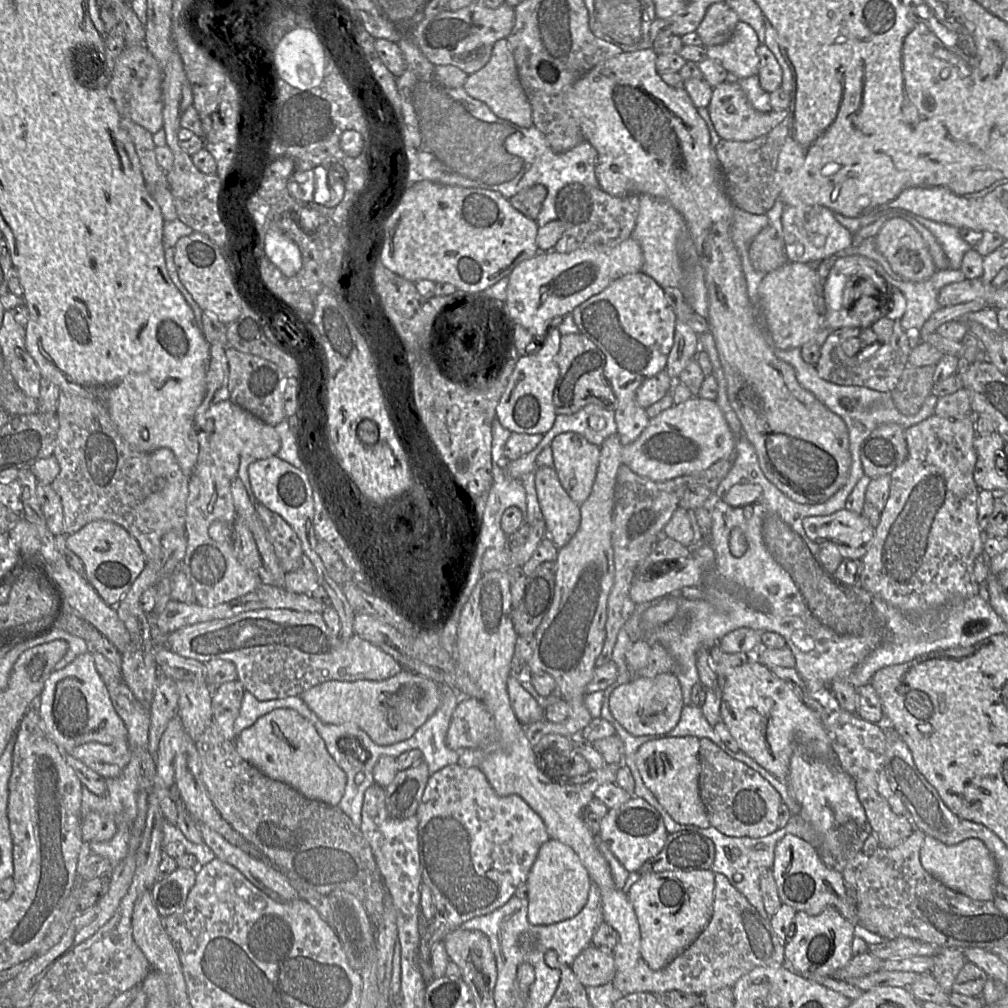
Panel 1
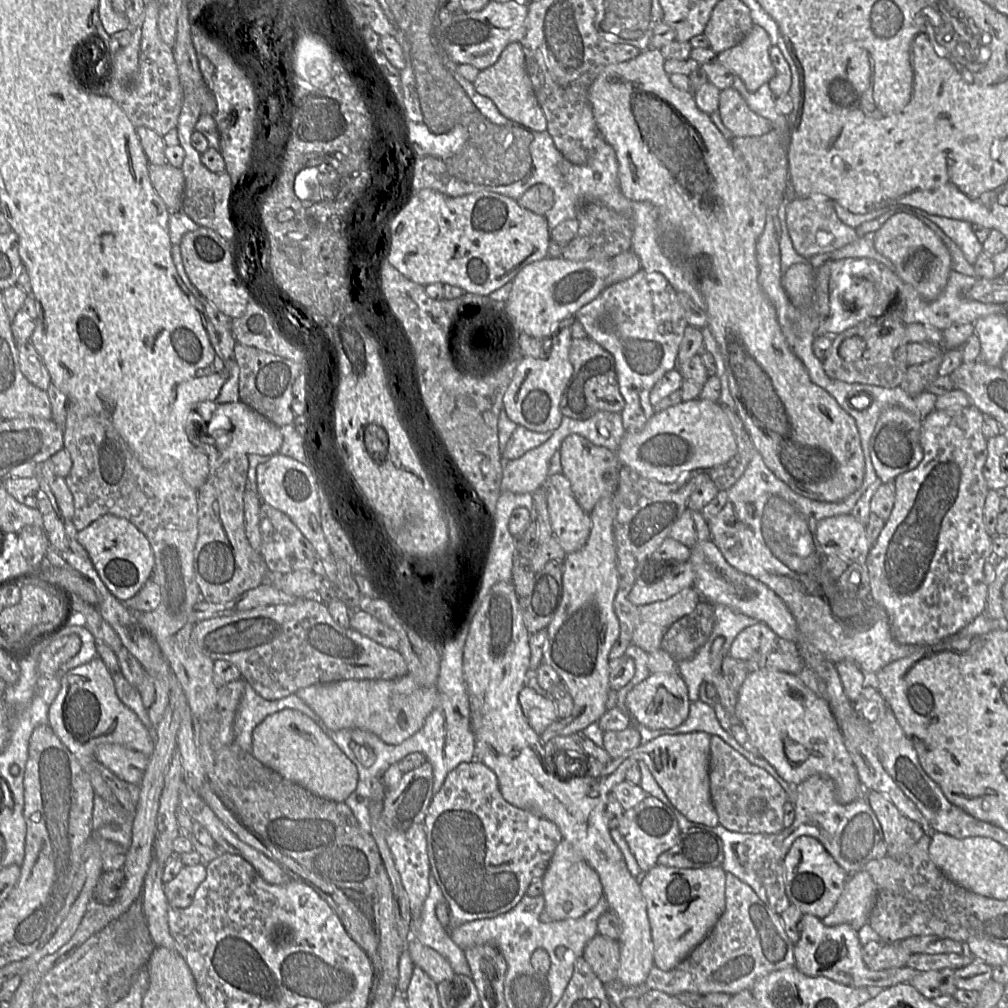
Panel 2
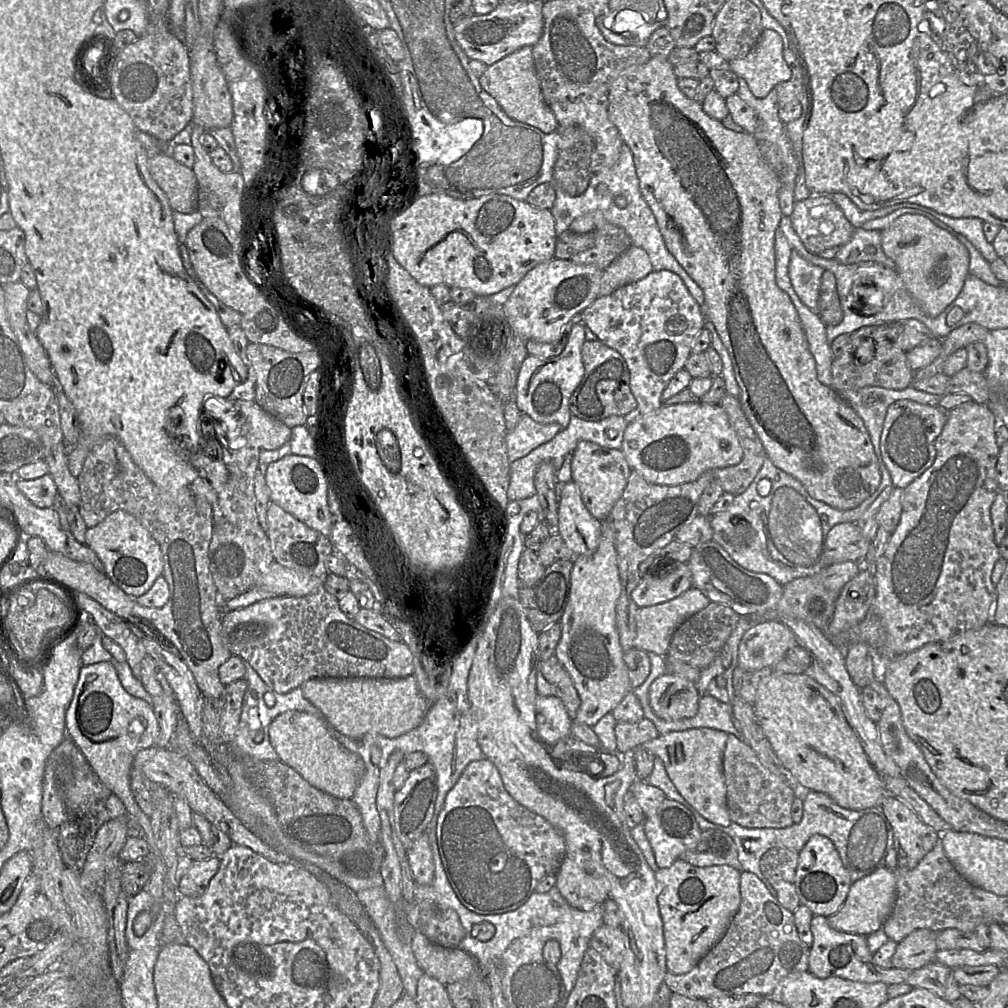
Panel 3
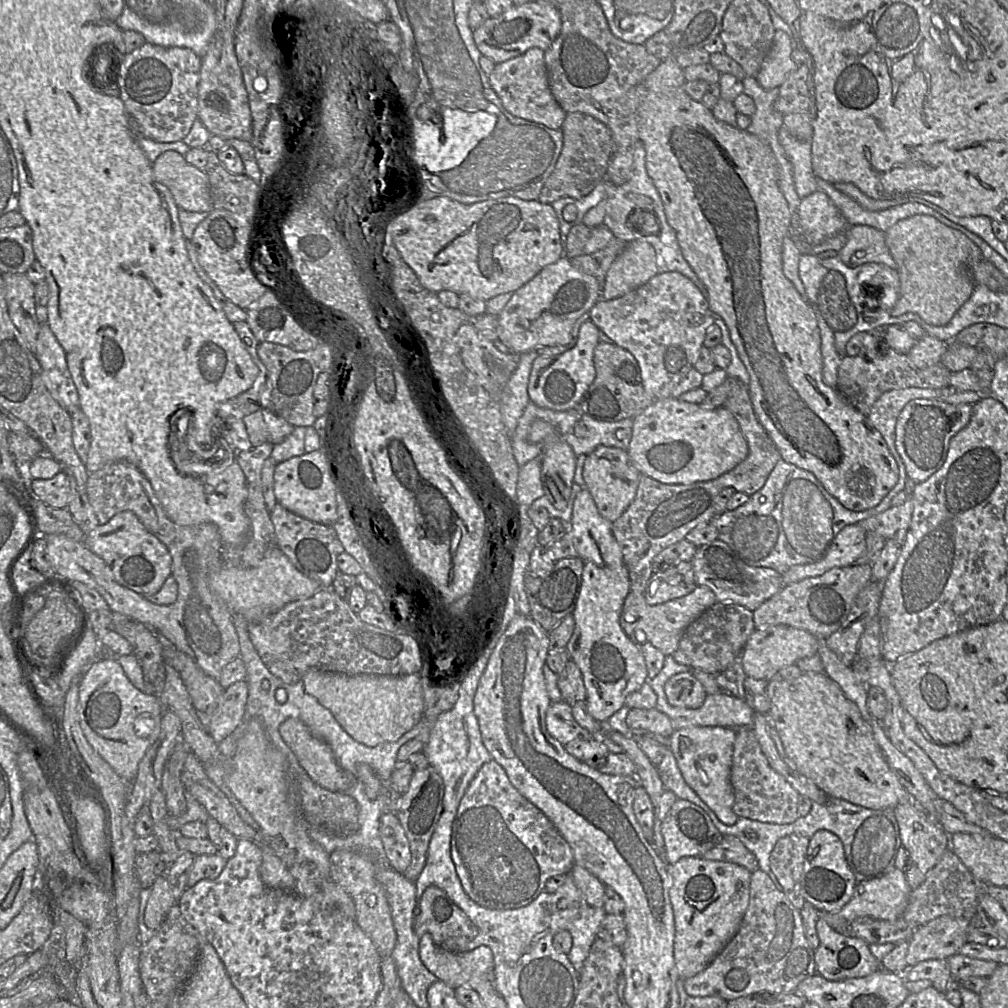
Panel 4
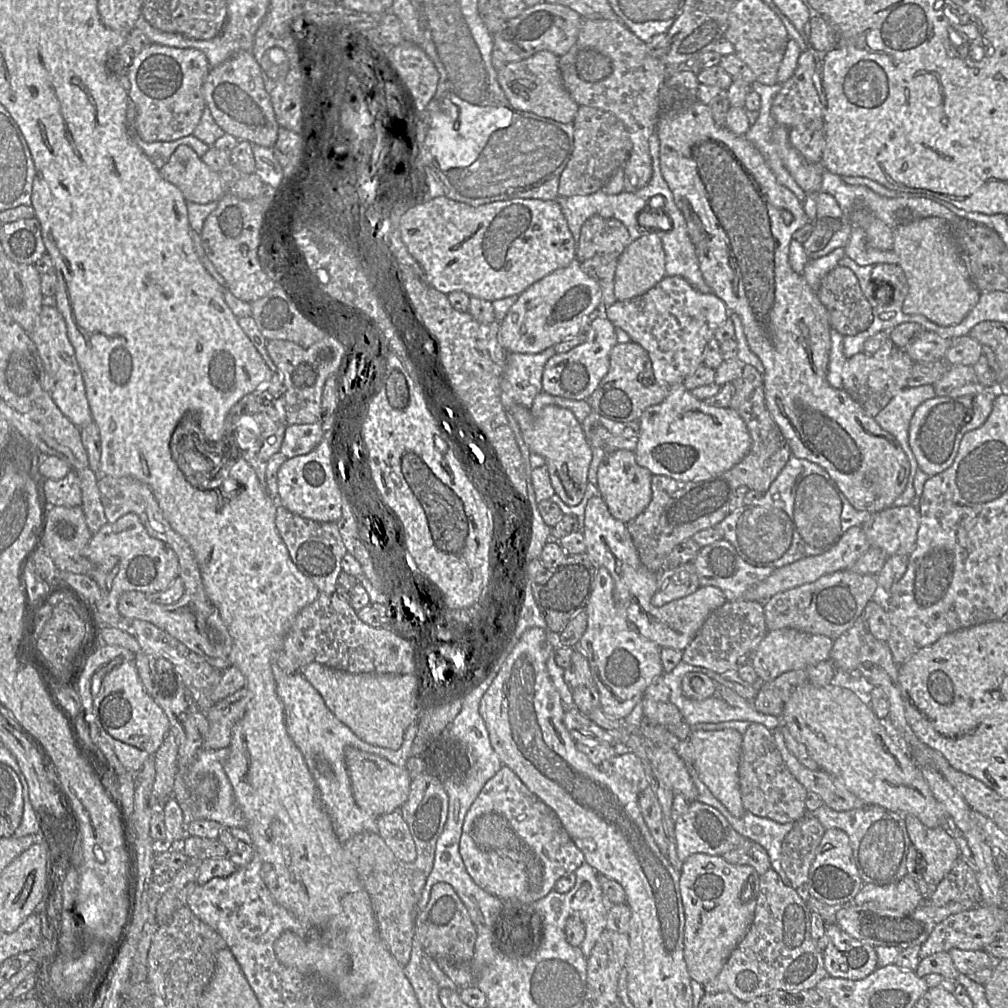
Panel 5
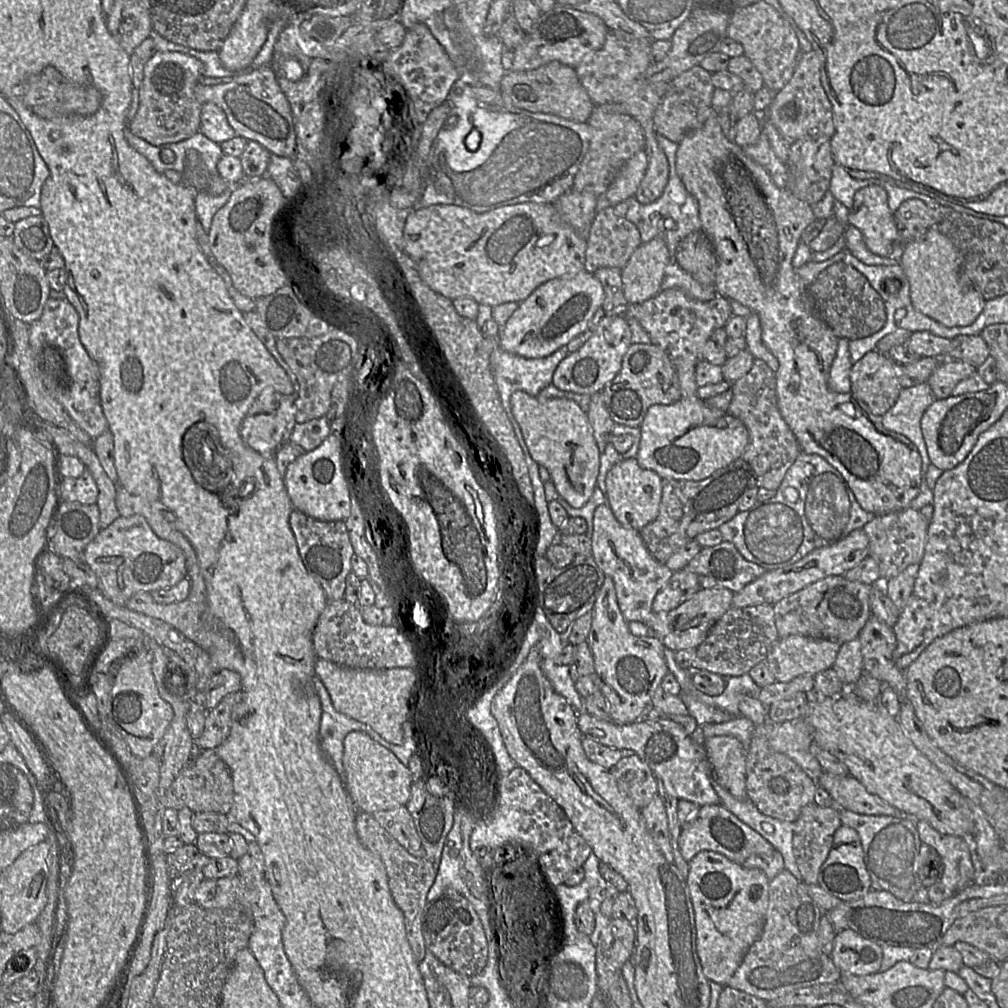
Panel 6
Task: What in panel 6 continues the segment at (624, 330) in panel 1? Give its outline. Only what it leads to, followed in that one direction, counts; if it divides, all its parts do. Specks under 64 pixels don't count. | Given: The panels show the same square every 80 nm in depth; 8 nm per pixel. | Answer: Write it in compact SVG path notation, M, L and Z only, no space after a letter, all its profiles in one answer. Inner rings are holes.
M679 289L661 290L657 295L640 304L631 304L624 317L634 317L648 333L651 344L661 347L669 356L677 373L685 362L700 362L703 349L715 330L724 327L732 316L728 299L717 296L709 301L698 301Z

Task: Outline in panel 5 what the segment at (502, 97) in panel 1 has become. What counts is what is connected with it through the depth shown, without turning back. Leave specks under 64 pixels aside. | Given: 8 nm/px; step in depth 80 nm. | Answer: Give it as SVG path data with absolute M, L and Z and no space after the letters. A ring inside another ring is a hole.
M539 51L524 60L509 62L497 71L499 85L513 109L563 124L573 123L580 106L563 84L558 59L559 57L549 51Z

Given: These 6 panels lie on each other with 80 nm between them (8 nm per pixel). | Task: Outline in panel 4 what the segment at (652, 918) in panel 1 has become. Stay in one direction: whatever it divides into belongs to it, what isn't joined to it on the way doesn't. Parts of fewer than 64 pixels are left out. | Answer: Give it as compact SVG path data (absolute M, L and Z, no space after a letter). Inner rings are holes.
M696 856L682 857L670 865L670 873L673 884L669 896L675 926L673 956L678 975L681 979L687 979L703 971L738 932L749 905L752 873L733 863Z

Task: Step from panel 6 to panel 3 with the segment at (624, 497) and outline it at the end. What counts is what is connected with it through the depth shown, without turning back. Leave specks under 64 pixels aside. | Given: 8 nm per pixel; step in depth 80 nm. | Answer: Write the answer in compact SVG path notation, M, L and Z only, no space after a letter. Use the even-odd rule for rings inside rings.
M581 441L571 455L571 478L579 488L583 504L599 521L607 520L614 504L621 498L632 471L623 452L593 442Z

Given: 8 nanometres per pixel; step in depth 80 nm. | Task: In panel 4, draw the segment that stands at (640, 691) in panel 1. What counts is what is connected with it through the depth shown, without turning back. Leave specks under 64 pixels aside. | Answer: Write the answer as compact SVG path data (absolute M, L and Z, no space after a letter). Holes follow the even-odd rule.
M689 672L672 676L664 685L670 705L680 708L699 708L708 693L702 683Z

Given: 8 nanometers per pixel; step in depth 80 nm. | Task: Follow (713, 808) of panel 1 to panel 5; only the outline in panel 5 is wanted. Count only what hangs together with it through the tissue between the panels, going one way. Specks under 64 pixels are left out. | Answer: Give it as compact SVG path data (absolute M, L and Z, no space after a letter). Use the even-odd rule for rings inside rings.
M751 723L742 735L738 776L745 811L779 823L795 822L808 812L805 806L808 791L789 771L772 730L765 725Z

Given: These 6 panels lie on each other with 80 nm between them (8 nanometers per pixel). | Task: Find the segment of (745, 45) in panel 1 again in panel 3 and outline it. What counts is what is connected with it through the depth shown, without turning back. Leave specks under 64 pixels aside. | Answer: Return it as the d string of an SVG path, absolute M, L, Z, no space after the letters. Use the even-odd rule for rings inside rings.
M764 29L756 45L742 58L728 61L729 70L743 78L754 96L763 98L780 82L790 79L792 71L783 58L783 40L774 30Z

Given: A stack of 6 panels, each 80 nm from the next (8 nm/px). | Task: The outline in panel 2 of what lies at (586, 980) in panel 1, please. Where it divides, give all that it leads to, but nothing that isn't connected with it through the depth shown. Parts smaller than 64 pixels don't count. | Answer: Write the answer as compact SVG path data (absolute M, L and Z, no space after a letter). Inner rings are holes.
M597 933L585 946L582 957L603 983L616 980L620 963L618 940Z

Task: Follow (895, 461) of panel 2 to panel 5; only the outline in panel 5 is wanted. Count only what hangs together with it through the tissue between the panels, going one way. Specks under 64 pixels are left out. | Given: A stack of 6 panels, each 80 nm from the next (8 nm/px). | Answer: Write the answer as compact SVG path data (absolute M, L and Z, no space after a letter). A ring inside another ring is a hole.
M989 387L985 388L982 393L975 395L956 398L936 396L919 405L910 421L908 434L908 445L917 462L918 468L930 477L947 470L957 456L963 436L985 423L992 411L993 402L998 394L996 387Z

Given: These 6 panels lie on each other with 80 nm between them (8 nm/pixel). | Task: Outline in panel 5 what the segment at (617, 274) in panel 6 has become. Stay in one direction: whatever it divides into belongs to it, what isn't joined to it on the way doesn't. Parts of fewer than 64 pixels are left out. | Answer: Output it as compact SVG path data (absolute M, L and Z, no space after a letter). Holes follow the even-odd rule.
M610 254L597 255L580 263L582 271L600 286L603 308L618 301L614 294L616 266L617 257Z

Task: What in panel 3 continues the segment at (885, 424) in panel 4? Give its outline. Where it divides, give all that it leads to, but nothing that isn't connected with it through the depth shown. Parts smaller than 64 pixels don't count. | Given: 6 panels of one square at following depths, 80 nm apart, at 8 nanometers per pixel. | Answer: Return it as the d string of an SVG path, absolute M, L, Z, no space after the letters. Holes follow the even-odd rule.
M909 386L901 390L882 387L863 387L856 390L837 391L862 419L874 445L880 467L880 436L889 406L900 400L938 406L942 396L929 394Z

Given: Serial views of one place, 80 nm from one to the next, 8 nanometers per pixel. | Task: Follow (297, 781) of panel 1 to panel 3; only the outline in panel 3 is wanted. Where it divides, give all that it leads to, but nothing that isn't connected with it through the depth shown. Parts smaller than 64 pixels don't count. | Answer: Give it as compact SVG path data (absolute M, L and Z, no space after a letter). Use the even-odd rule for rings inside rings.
M287 711L278 715L269 725L269 741L280 761L297 771L303 779L318 790L340 799L351 799L364 771L360 756L346 749L338 740L337 734L321 717L300 711Z

